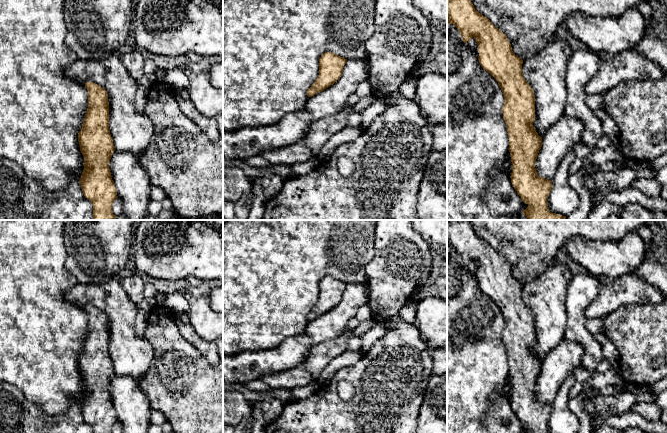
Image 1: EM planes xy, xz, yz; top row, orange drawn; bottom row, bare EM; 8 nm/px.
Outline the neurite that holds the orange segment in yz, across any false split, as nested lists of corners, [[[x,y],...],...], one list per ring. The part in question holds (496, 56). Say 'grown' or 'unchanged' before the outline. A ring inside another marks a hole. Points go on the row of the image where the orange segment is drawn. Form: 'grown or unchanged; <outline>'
unchanged; [[[447,0],[448,24],[455,25],[464,43],[469,42],[473,37],[476,39],[480,65],[496,79],[503,92],[502,113],[509,135],[509,152],[512,162],[510,178],[514,189],[522,201],[528,205],[523,214],[528,220],[566,220],[566,216],[549,211],[547,199],[552,189],[552,181],[539,177],[535,168],[535,162],[542,147],[542,137],[533,127],[535,96],[533,89],[523,77],[523,60],[513,53],[507,36],[487,17],[480,14],[471,0]]]

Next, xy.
unchanged; [[[93,82],[85,83],[85,88],[89,104],[78,133],[84,157],[81,189],[93,205],[93,220],[116,220],[112,205],[118,196],[109,168],[115,149],[109,130],[108,94]]]

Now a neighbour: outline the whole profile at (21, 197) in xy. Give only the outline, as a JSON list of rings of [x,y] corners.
[[[0,158],[0,220],[93,220],[93,205],[84,196],[80,179],[74,175],[65,189],[48,192],[39,181],[27,176],[21,166],[7,158]]]

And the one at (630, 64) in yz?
[[[627,49],[602,59],[599,72],[587,83],[587,94],[604,93],[628,80],[660,80],[666,71],[639,51]]]

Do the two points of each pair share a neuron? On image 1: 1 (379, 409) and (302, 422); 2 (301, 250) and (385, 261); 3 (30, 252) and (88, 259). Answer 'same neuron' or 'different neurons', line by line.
1: same neuron
2: different neurons
3: different neurons

